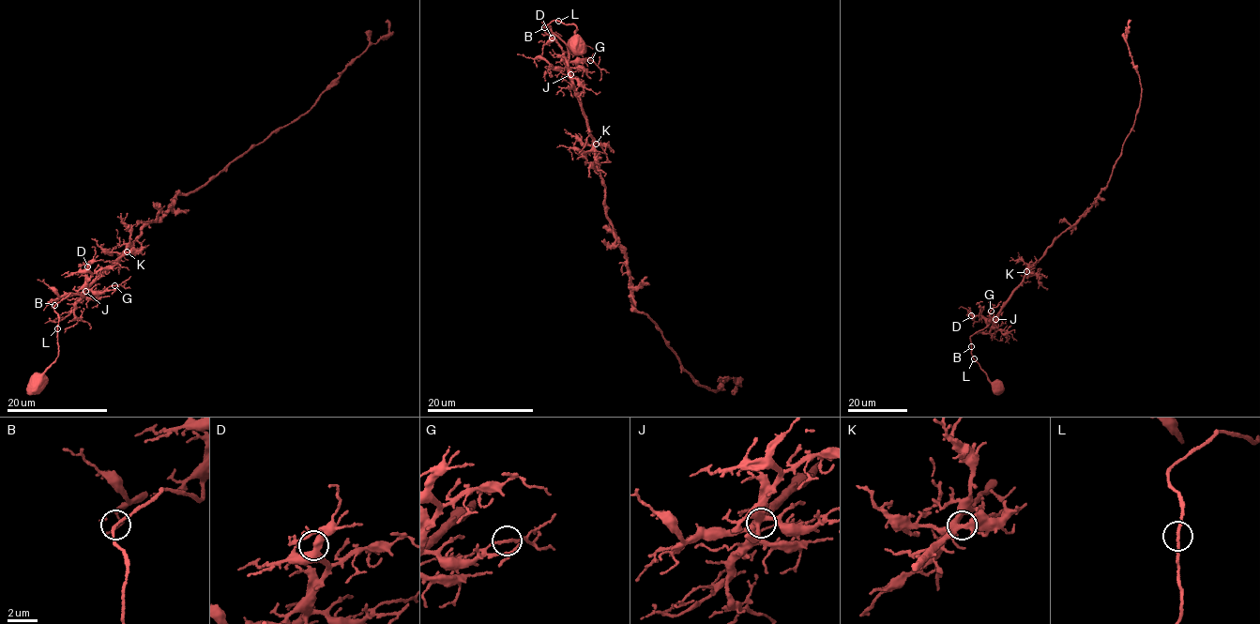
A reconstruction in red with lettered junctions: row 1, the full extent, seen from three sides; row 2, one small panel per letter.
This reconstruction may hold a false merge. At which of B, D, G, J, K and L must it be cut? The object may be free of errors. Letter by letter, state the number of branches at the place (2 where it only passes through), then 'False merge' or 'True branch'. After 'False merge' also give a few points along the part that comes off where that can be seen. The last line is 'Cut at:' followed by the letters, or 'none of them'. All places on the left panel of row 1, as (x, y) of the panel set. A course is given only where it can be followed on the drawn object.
B: Branches: 2. True branch
D: Branches: 3. True branch
G: Branches: 2. True branch
J: Branches: 3. True branch
K: Branches: 3. True branch
L: Branches: 2. True branch
Cut at: none of them

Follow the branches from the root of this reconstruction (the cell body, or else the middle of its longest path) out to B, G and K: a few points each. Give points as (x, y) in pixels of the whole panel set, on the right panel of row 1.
B: (997, 386), (987, 380), (972, 356), (971, 347)
G: (997, 386), (987, 380), (971, 351), (970, 337), (989, 324), (991, 311)
K: (997, 386), (989, 382), (972, 356), (970, 338), (994, 320), (1026, 271)

